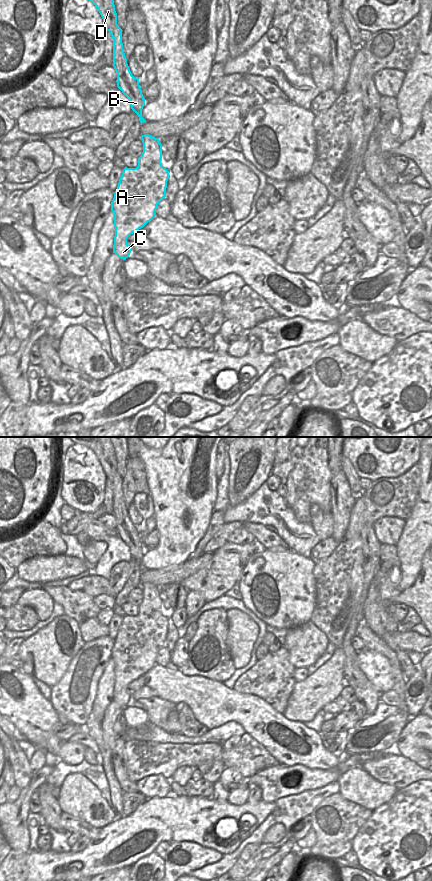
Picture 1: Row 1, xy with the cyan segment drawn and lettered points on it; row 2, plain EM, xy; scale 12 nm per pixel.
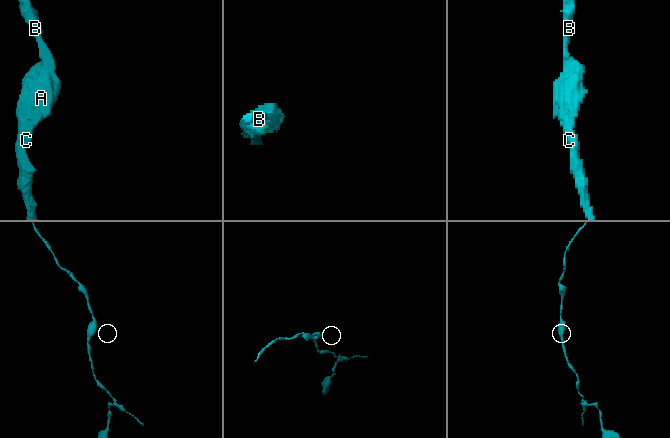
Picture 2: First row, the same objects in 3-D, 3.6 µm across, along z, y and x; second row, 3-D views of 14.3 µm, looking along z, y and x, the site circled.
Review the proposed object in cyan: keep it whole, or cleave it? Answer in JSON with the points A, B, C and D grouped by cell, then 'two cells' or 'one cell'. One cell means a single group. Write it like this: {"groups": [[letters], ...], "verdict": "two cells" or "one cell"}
{"groups": [["A", "B", "C", "D"]], "verdict": "one cell"}

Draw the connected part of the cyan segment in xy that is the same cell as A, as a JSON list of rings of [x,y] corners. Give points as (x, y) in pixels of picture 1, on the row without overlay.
[[[144,582],[142,603],[136,616],[123,617],[111,659],[114,661],[113,701],[125,708],[131,701],[128,685],[156,664],[159,650],[166,645],[169,619],[161,612],[162,592],[159,586]]]

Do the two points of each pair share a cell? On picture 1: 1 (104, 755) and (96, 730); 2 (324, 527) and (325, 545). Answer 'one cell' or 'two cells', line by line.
1: one cell
2: two cells

